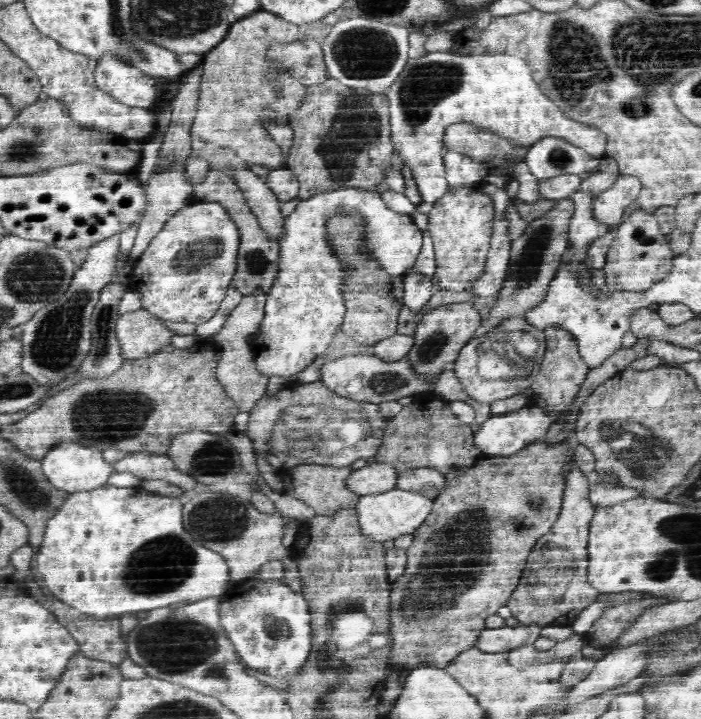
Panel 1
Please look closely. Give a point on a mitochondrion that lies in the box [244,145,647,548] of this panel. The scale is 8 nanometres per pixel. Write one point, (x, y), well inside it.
(302, 428)

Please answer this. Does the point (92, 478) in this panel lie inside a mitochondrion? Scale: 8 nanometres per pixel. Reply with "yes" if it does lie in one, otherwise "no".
no

